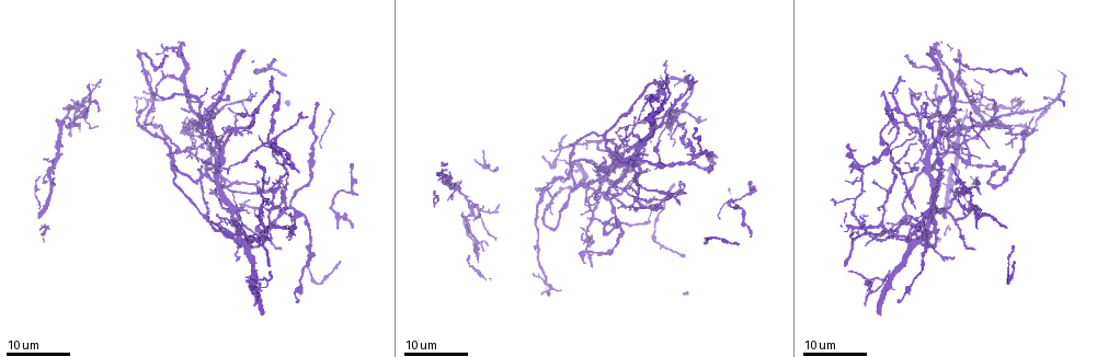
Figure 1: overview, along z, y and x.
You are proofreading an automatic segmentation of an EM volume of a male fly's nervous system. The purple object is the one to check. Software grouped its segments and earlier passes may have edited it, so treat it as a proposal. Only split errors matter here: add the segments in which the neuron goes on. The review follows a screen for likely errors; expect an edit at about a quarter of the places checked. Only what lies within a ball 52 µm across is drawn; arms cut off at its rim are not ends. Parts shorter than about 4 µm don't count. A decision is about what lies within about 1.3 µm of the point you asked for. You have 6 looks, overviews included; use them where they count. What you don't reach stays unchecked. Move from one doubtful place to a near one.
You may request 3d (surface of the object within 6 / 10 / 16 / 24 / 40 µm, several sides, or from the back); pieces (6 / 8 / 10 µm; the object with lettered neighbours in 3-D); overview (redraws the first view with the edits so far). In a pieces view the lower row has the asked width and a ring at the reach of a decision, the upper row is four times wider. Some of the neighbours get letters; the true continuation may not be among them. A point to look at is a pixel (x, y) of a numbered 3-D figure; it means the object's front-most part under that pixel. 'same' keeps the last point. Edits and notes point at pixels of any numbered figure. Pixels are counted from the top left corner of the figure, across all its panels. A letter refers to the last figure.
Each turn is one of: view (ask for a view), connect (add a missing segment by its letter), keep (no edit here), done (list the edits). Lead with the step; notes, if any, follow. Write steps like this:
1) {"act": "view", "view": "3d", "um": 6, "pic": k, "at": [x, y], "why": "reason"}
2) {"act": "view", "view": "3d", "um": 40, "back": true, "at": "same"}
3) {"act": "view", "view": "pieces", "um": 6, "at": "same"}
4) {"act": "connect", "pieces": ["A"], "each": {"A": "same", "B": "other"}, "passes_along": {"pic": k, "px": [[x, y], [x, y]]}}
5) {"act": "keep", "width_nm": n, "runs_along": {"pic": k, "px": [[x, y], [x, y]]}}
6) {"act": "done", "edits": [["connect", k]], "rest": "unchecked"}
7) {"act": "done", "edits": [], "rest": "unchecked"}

{"act": "view", "view": "3d", "um": 16, "pic": 1, "at": [290, 241], "why": "an open end"}

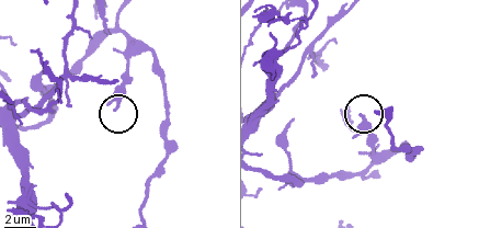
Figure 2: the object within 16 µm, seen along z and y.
{"act": "view", "view": "pieces", "um": 10, "pic": 2, "at": [361, 115]}

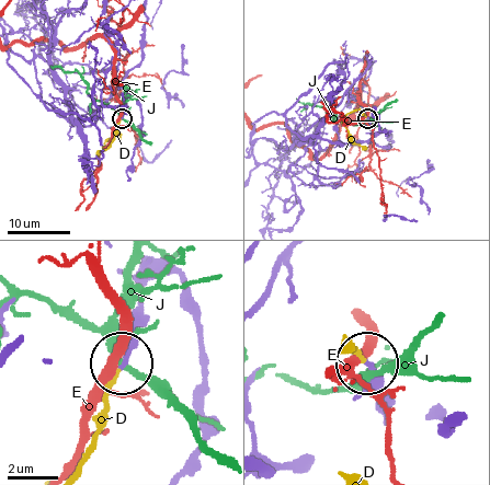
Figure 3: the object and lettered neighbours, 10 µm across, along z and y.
{"act": "connect", "pieces": ["D"], "each": {"D": "same", "E": "other", "J": "other"}, "found": "the neuron continues"}

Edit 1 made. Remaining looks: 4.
{"act": "view", "view": "overview"}

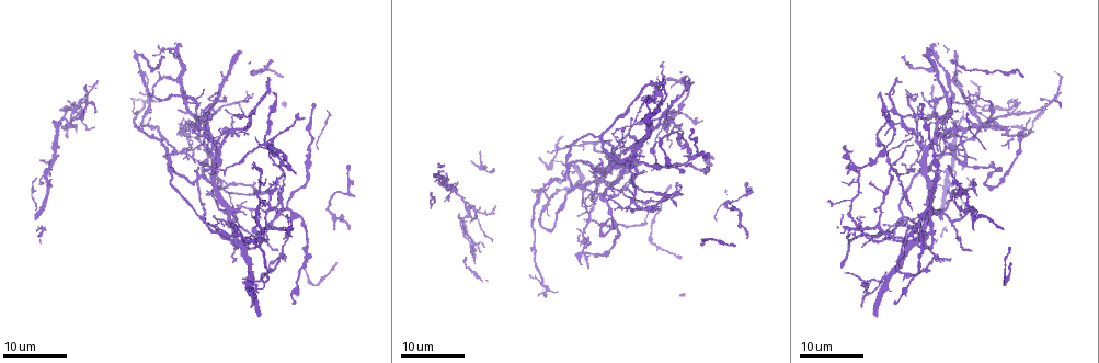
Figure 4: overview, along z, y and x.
{"act": "view", "view": "3d", "um": 16, "pic": 4, "at": [208, 113], "why": "tapers out"}

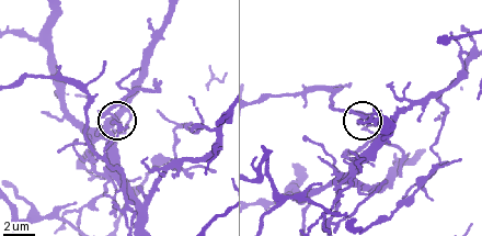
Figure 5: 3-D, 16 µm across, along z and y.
{"act": "view", "view": "pieces", "um": 6, "pic": 5, "at": [114, 121]}

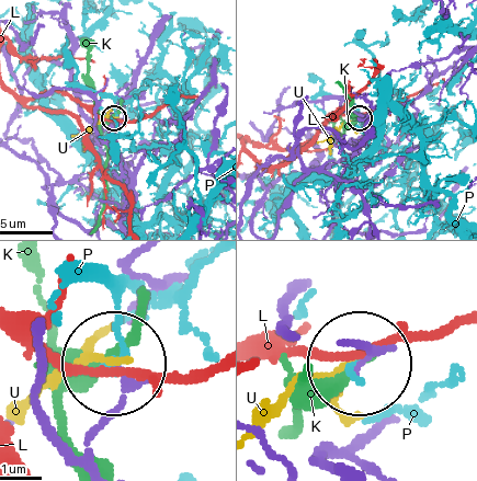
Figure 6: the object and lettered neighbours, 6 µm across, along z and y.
{"act": "keep", "each": {"K": "other", "L": "other", "P": "other", "U": "other"}, "runs_along": {"pic": 6, "px": [[97, 467], [97, 435], [125, 384], [118, 366]]}, "found": "none of them fits"}

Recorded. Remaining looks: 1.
{"act": "done", "edits": [["connect", 3]], "rest": "unchecked"}

